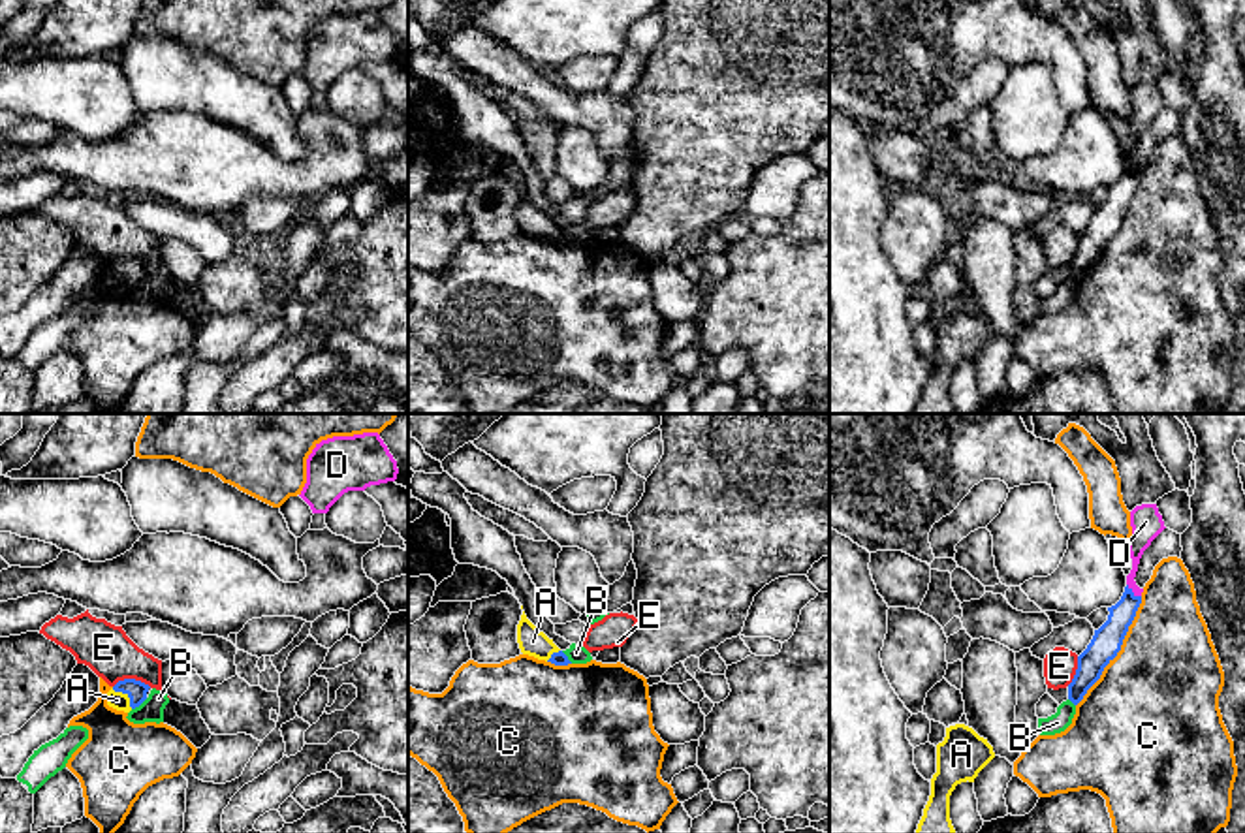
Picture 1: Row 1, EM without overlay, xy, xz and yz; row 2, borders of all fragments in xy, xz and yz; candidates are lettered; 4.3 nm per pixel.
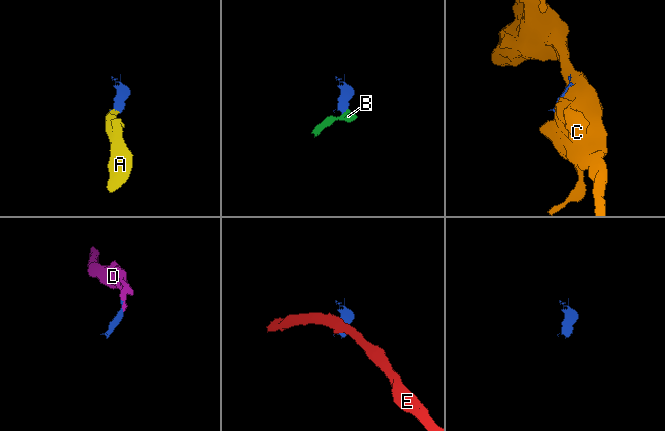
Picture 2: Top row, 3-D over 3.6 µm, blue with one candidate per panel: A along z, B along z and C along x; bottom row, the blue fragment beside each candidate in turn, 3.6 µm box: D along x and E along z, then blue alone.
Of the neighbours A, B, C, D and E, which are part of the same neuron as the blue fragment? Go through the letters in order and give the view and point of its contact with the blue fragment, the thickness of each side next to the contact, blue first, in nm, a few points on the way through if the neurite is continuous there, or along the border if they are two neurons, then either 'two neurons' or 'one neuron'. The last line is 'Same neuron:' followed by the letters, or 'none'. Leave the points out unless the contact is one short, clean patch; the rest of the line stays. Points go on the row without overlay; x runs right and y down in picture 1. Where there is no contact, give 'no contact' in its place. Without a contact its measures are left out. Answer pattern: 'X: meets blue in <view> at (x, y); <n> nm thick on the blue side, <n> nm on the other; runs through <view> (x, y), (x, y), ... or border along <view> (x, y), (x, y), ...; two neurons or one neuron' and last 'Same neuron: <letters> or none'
A: meets blue in xy at (125, 271); 90 nm thick on the blue side, 80 nm on the other; runs through xy (136, 269), (125, 271), (117, 279); one neuron
B: meets blue in xy at (140, 282); 90 nm thick on the blue side, 100 nm on the other; border along xy (147, 277), (132, 288); two neurons
C: meets blue in yz at (1119, 228); 130 nm thick on the blue side, 480 nm on the other; two neurons
D: meets blue in yz at (1131, 170); 130 nm thick on the blue side, 100 nm on the other; runs through yz (1106, 220), (1131, 179), (1131, 170), (1136, 123), (1142, 113); one neuron
E: meets blue in xy at (132, 258); 90 nm thick on the blue side, 220 nm on the other; border along xy (113, 264), (125, 258), (140, 258), (151, 266); two neurons
Same neuron: A, D

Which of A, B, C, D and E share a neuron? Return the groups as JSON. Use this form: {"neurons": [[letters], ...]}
{"neurons": [["A", "D"], ["B"], ["C"], ["E"]]}

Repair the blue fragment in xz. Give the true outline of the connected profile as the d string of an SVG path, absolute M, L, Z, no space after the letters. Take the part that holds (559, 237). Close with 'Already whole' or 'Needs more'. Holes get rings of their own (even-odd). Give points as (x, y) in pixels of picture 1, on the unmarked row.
M525 190L517 203L517 222L523 233L551 241L555 244L572 243L568 235L553 222L553 218L549 218L527 197Z. Needs more

